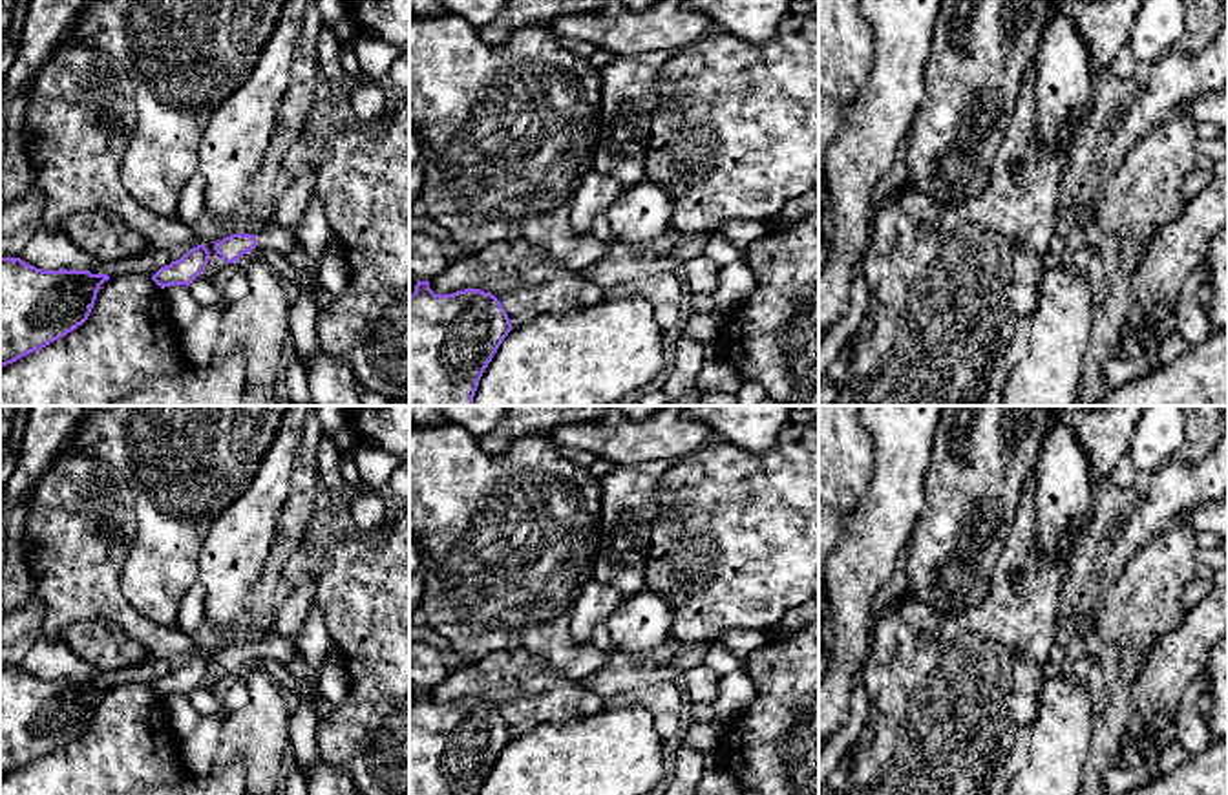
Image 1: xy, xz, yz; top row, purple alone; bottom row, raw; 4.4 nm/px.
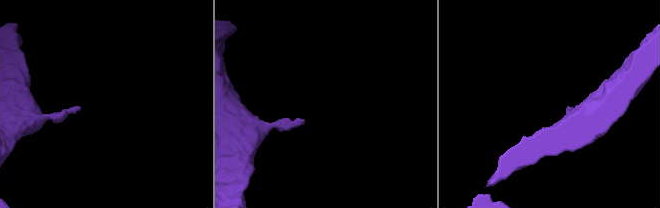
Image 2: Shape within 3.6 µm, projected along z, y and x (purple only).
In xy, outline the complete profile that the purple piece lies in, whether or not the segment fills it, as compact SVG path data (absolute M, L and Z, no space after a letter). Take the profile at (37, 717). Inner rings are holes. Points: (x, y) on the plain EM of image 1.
M0 667L0 777L38 760L82 735L108 684L42 680L20 667Z

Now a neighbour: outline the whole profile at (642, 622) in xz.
M651 590L625 598L607 620L612 643L623 654L647 654L660 647L671 636L671 625L667 601Z

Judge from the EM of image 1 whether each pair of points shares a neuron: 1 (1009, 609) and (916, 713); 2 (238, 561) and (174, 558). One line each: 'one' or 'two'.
1: one
2: two

